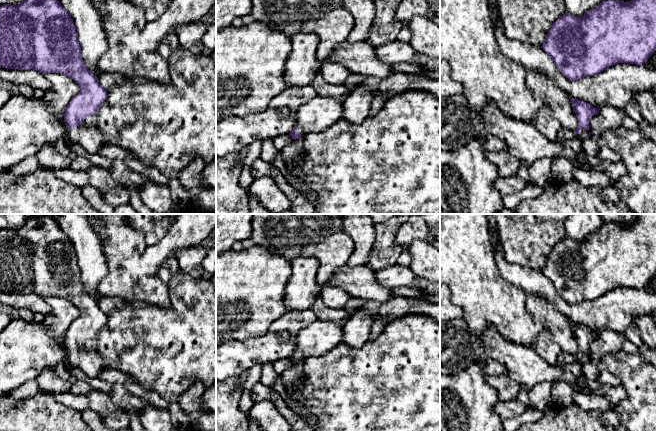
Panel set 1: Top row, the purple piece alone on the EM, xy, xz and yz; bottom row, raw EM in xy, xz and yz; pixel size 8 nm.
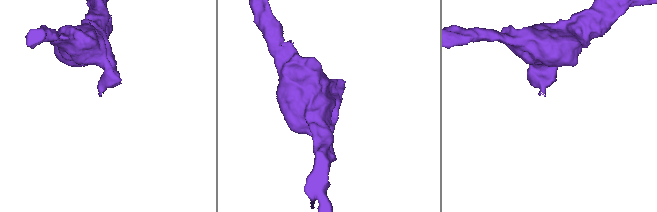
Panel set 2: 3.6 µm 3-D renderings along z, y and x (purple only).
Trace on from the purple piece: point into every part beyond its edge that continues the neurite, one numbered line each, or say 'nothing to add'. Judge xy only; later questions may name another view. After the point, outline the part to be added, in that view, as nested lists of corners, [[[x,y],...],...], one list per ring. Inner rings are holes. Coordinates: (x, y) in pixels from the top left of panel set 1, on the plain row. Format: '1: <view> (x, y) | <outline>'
1: xy (90, 363) | [[[84,346],[67,355],[66,361],[74,368],[81,370],[88,378],[98,378],[104,370],[100,354],[87,351]]]

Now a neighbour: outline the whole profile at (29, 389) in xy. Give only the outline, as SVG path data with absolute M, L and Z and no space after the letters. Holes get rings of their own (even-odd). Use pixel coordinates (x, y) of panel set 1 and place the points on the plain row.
M30 380L14 389L10 394L17 400L24 400L35 396L39 392L40 387L36 380Z

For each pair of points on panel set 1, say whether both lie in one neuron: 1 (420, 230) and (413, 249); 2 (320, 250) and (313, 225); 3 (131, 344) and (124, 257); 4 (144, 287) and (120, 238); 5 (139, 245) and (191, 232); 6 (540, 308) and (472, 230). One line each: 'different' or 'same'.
1: different
2: different
3: different
4: same
5: different
6: different

